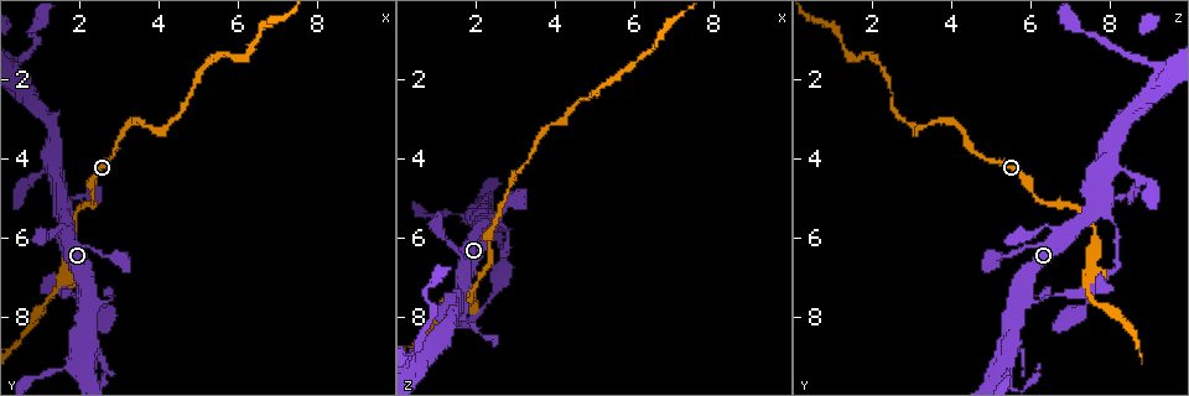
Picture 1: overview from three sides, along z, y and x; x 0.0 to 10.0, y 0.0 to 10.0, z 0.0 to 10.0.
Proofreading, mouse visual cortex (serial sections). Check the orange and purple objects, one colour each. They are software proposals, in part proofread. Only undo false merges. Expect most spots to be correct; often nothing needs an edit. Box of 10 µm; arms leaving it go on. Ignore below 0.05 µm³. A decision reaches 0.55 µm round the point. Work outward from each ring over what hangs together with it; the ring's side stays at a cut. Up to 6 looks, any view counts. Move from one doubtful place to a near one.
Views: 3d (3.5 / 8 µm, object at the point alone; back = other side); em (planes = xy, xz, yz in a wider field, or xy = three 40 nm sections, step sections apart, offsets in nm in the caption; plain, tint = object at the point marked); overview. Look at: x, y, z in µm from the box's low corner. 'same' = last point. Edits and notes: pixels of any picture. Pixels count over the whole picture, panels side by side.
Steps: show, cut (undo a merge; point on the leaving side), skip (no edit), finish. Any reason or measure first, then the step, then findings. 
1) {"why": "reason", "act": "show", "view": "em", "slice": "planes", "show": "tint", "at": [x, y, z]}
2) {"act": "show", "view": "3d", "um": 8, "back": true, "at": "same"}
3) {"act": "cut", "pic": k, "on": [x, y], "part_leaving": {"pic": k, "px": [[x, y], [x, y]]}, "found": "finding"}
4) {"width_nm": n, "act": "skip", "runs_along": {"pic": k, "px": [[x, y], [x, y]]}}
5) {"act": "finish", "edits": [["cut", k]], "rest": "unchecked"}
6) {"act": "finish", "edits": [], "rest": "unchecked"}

{"why": "sudden change in width", "act": "show", "view": "em", "slice": "xy", "step": 5, "show": "tint", "at": [1.20, 7.60, 7.60]}

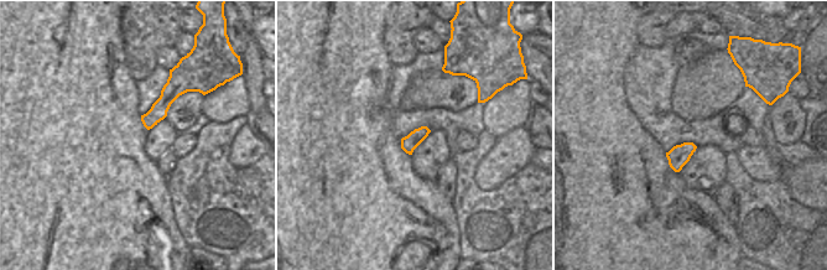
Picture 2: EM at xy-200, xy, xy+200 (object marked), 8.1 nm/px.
{"why": "see where the arms go", "act": "show", "view": "3d", "um": 3.5, "at": "same"}

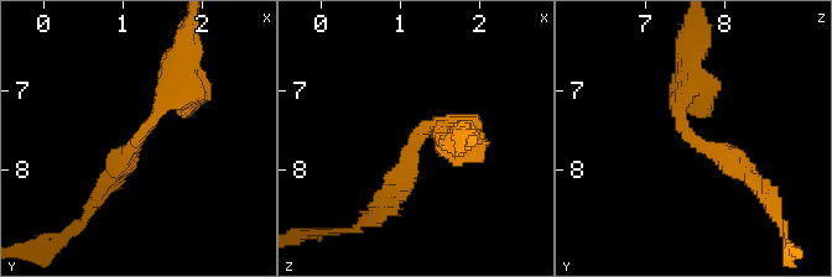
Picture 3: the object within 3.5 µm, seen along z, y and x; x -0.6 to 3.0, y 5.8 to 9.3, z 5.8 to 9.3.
{"act": "skip", "runs_along": {"pic": 3, "px": [[186, 71], [109, 181]]}, "found": "continuous, no second cell"}

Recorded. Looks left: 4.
{"why": "small branch off a trunk", "act": "show", "view": "3d", "um": 8, "at": [2.25, 7.55, 5.70]}

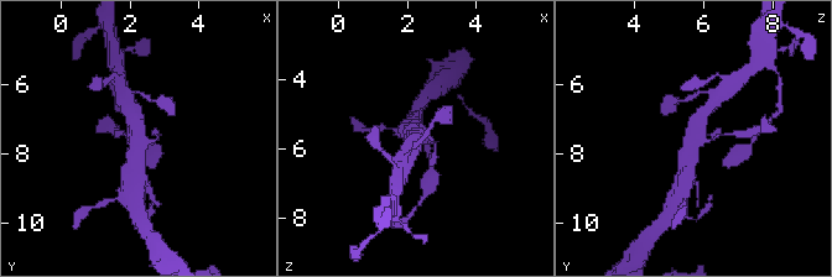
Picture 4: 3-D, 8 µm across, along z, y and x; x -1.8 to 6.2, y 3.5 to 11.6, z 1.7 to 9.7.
{"act": "show", "view": "3d", "um": 3.5, "at": "same"}

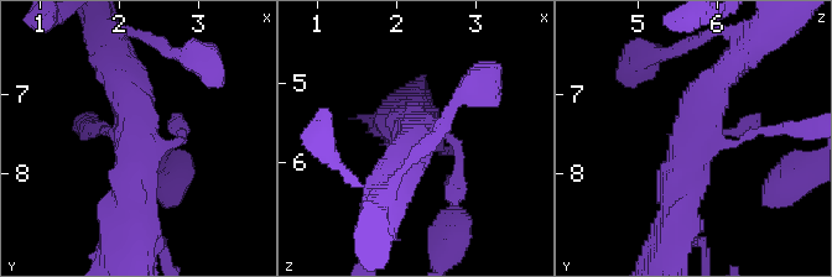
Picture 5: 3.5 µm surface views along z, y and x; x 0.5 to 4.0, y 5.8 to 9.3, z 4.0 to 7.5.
{"why": "now the EM", "act": "show", "view": "em", "slice": "planes", "show": "tint", "at": [2.20, 7.55, 5.70]}

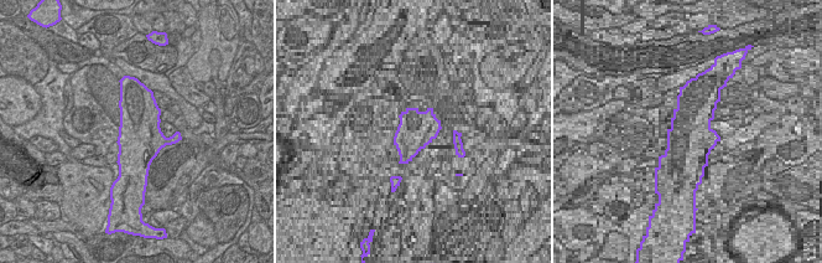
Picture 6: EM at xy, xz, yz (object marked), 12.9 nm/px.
{"width_nm": 600, "act": "skip", "runs_along": {"pic": 5, "px": [[731, 67], [696, 113], [677, 219]]}, "found": "all the same cell"}

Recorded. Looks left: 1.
{"act": "finish", "edits": [], "rest": "unchecked"}

